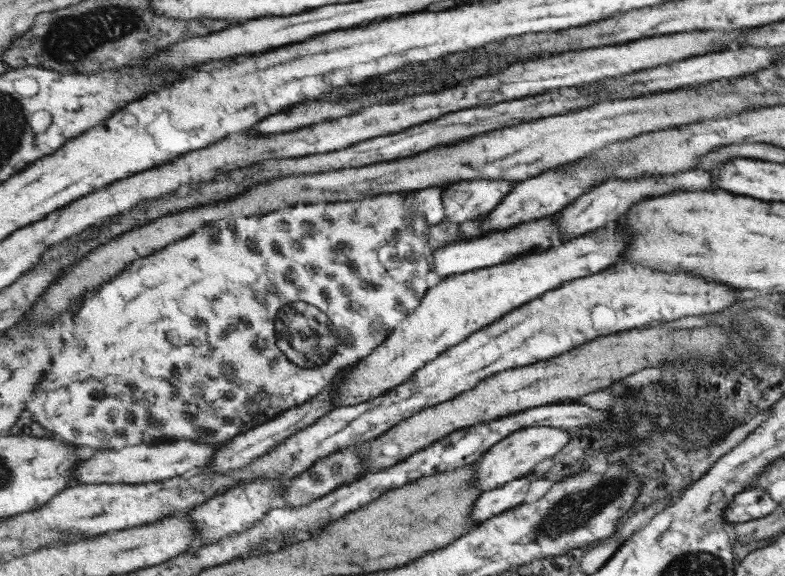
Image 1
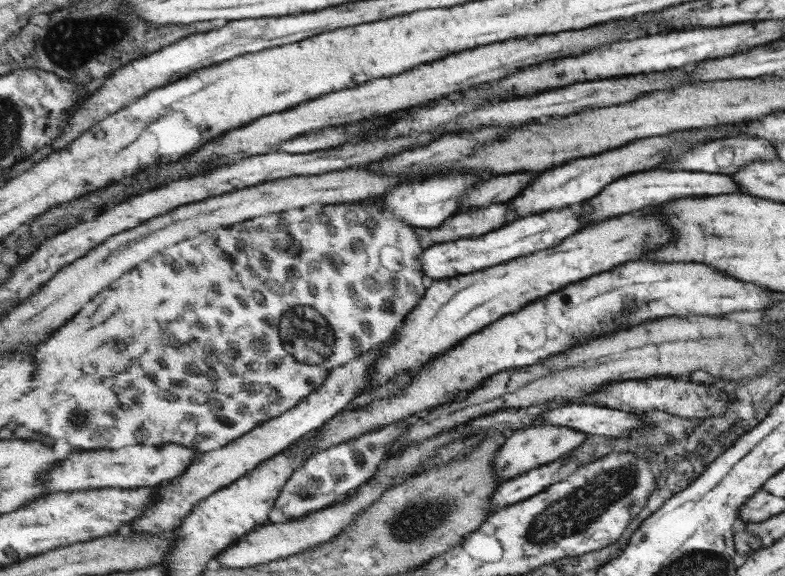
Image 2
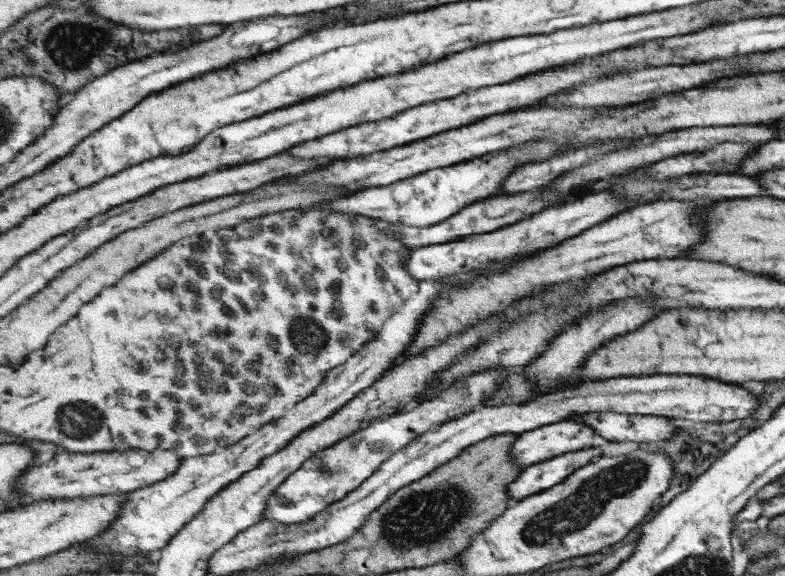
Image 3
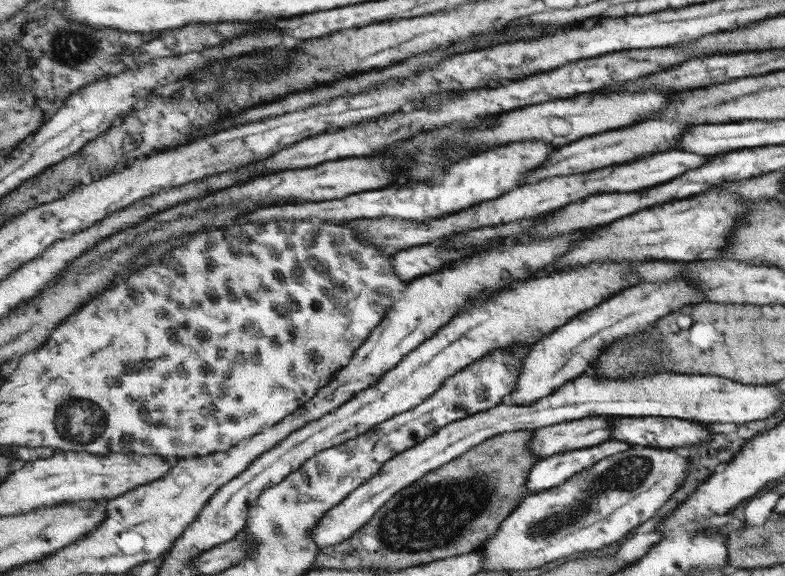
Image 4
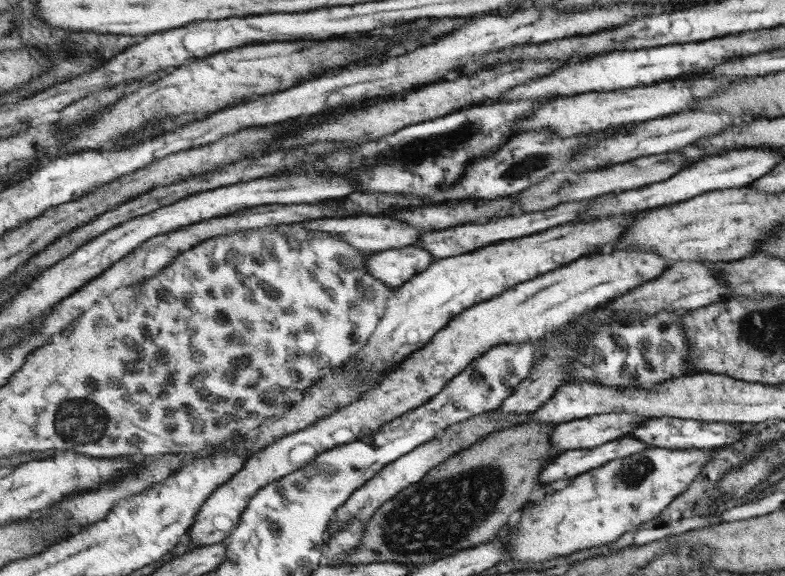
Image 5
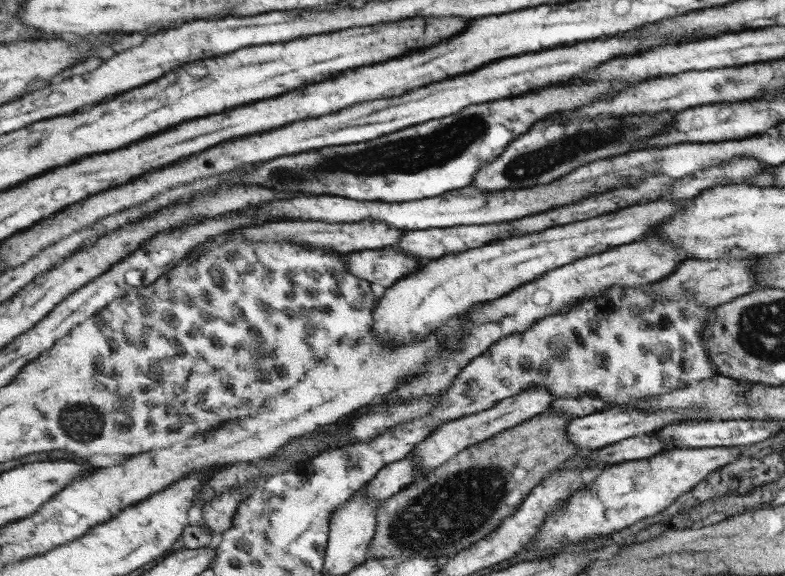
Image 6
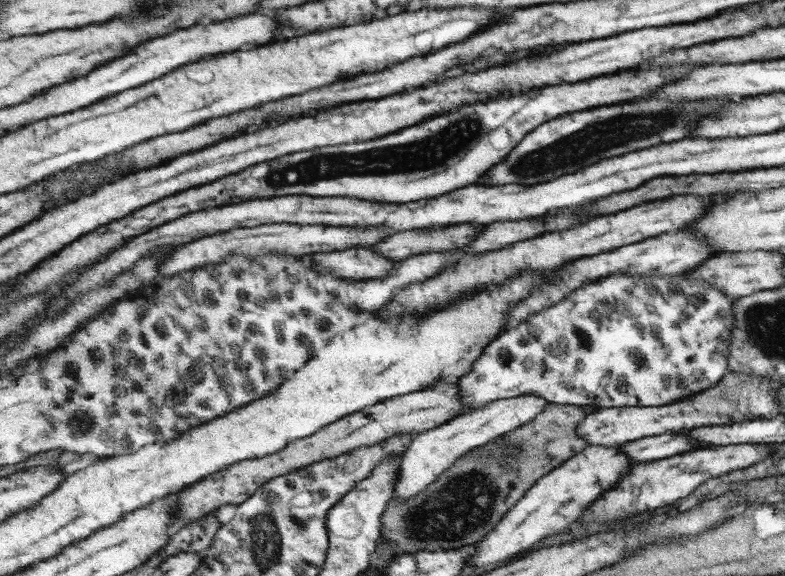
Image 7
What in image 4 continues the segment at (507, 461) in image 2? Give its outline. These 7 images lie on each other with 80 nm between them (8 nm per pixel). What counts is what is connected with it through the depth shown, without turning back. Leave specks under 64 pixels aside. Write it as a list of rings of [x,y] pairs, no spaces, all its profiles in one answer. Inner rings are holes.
[[[595,416],[538,428],[530,442],[530,450],[546,459],[559,453],[597,446],[610,438],[609,421],[610,417]]]

